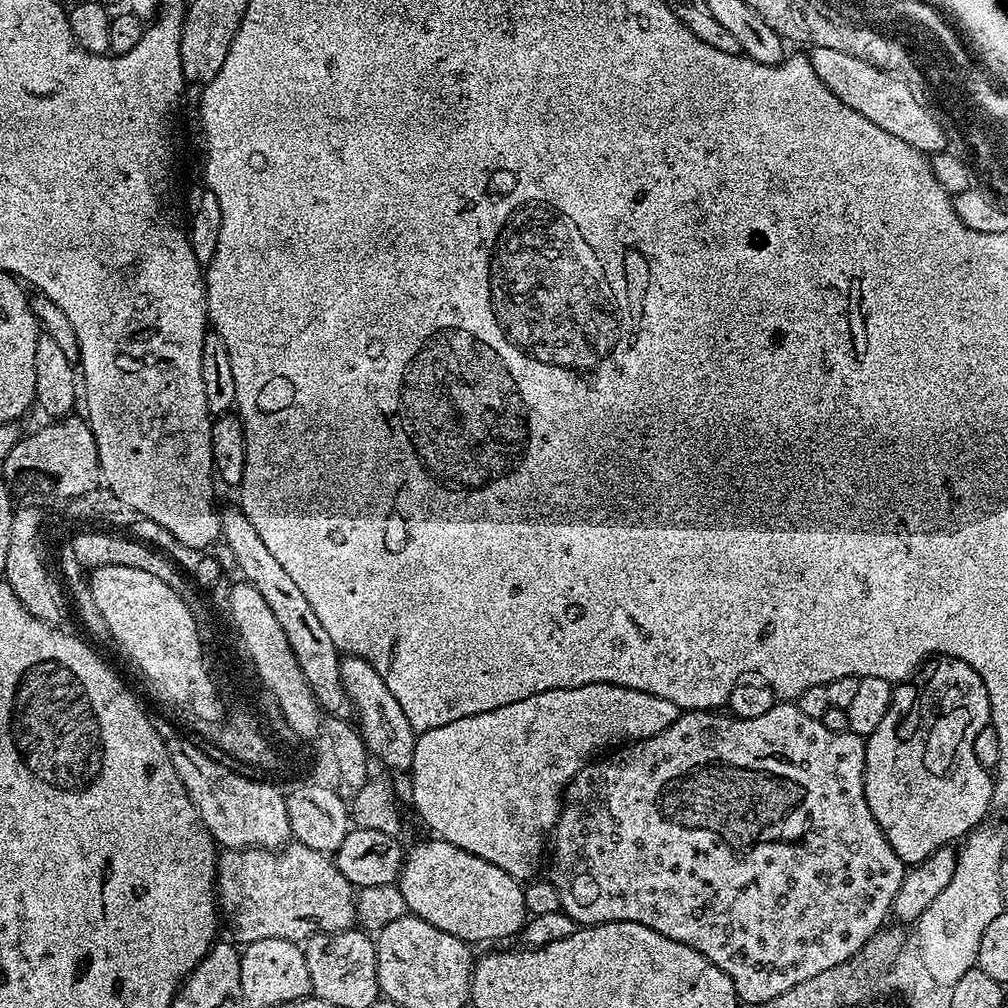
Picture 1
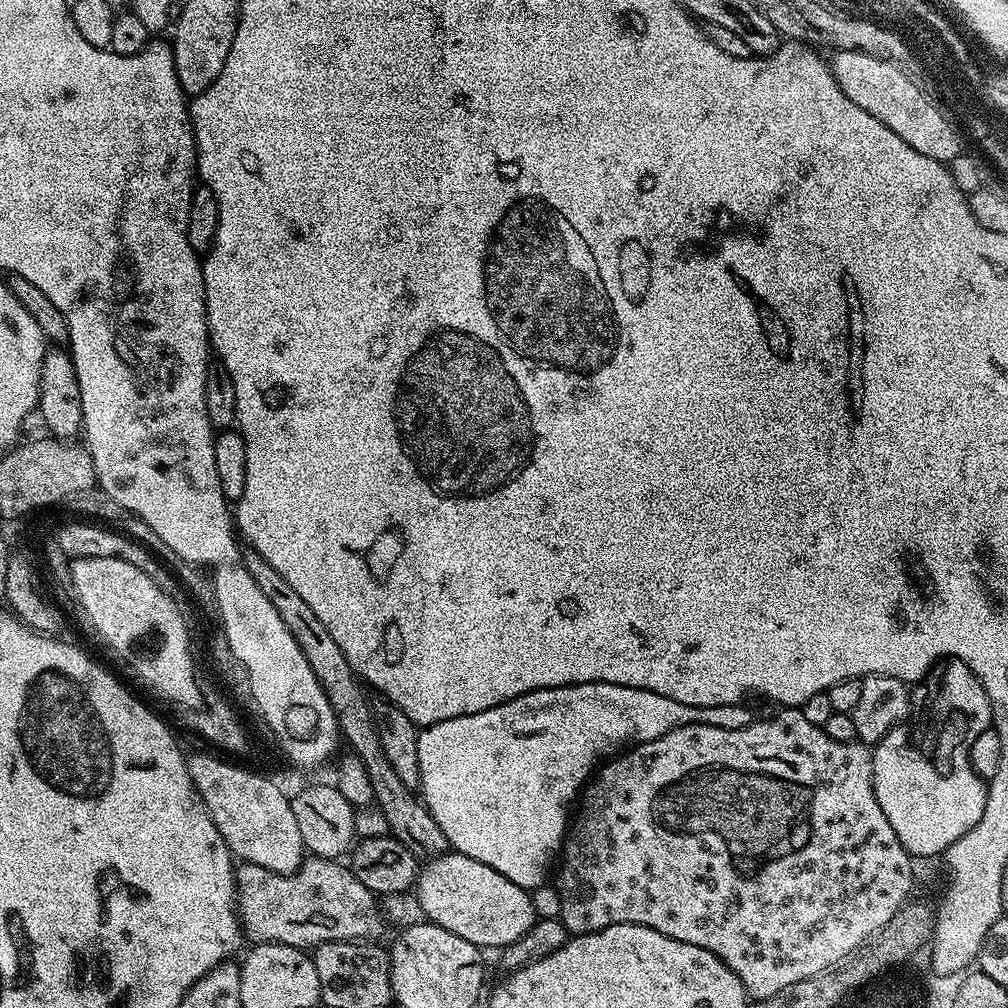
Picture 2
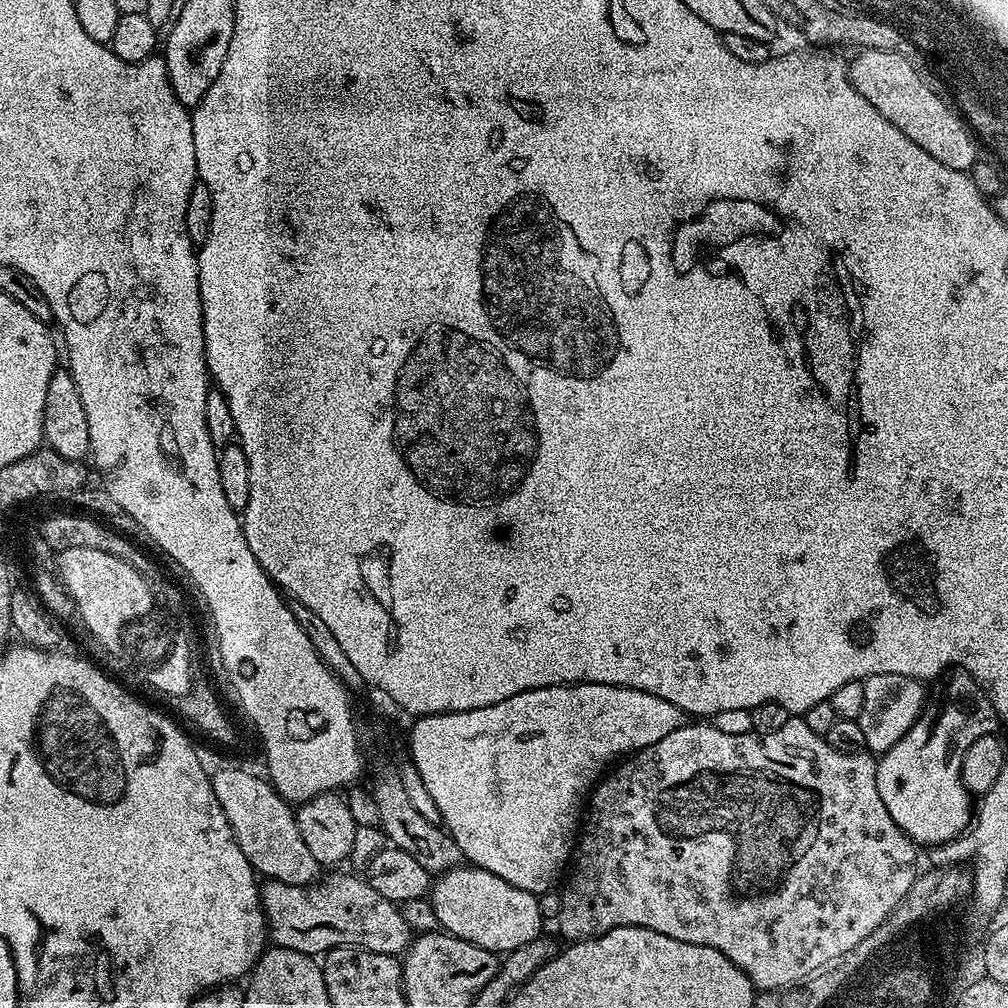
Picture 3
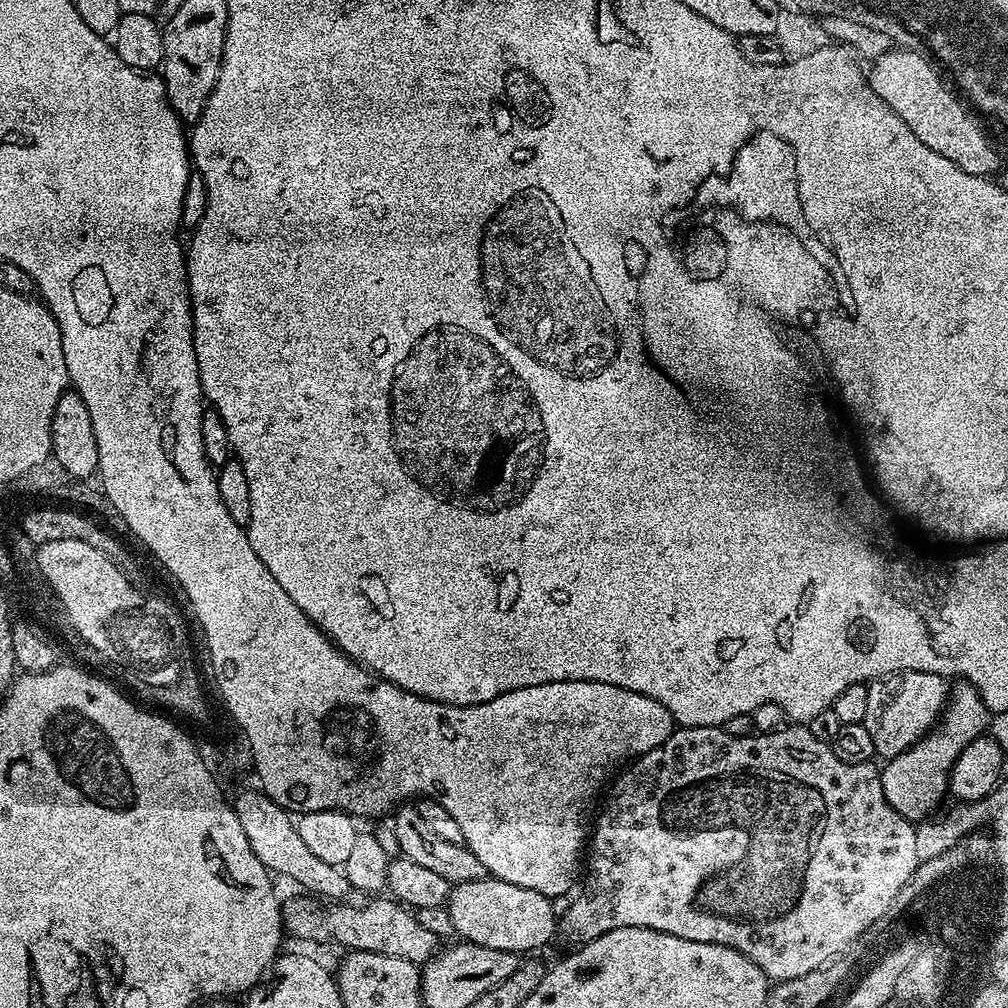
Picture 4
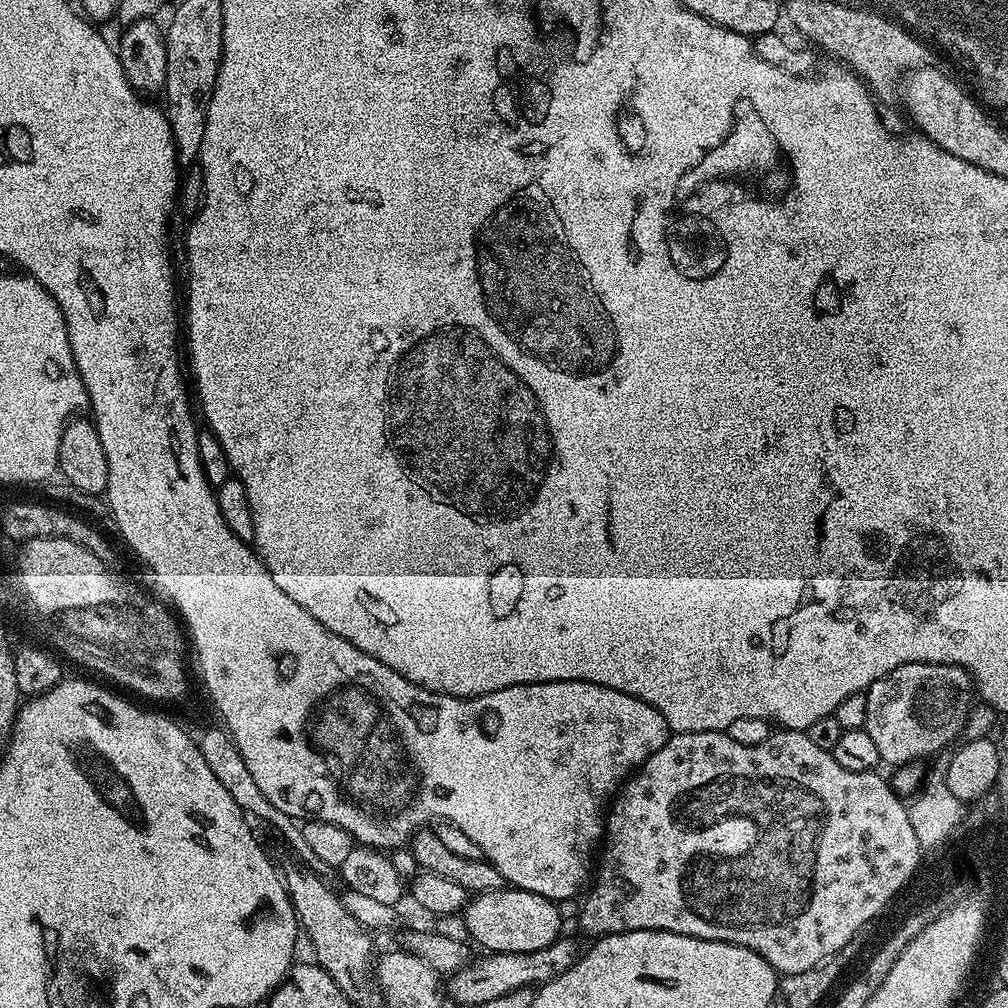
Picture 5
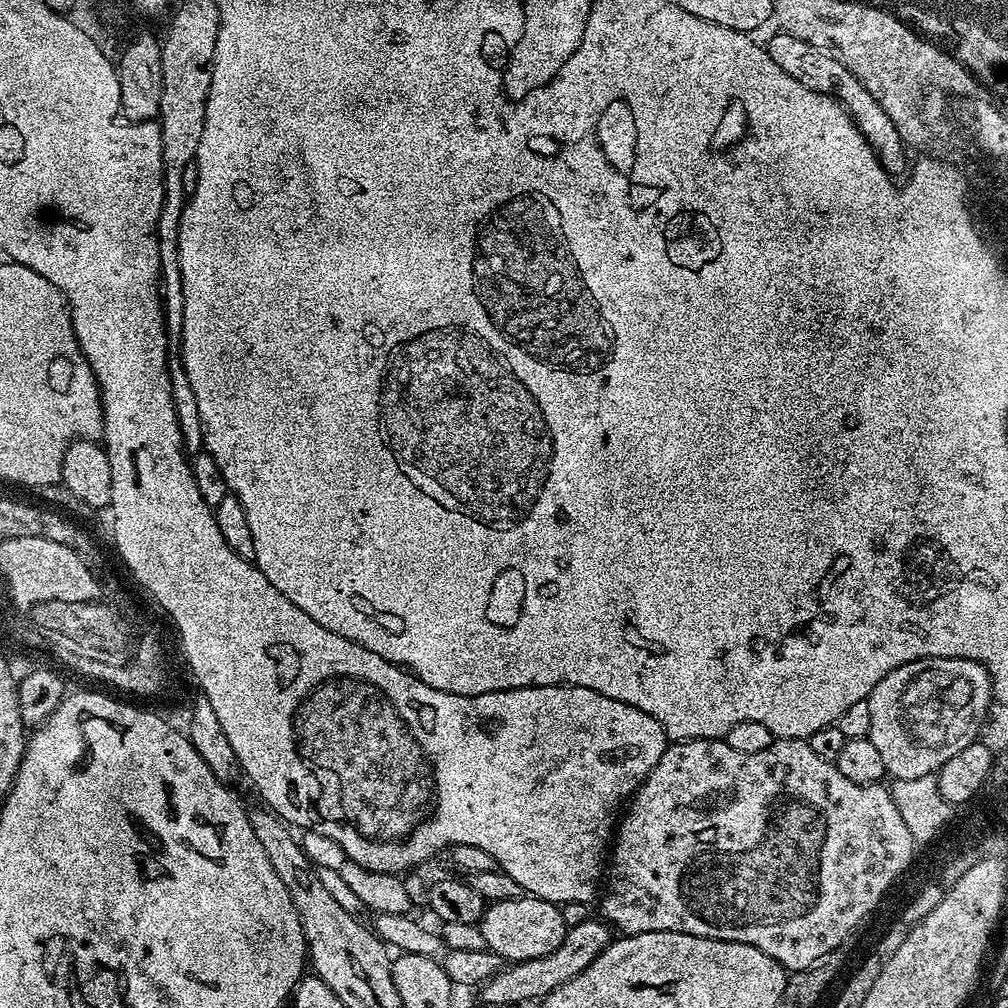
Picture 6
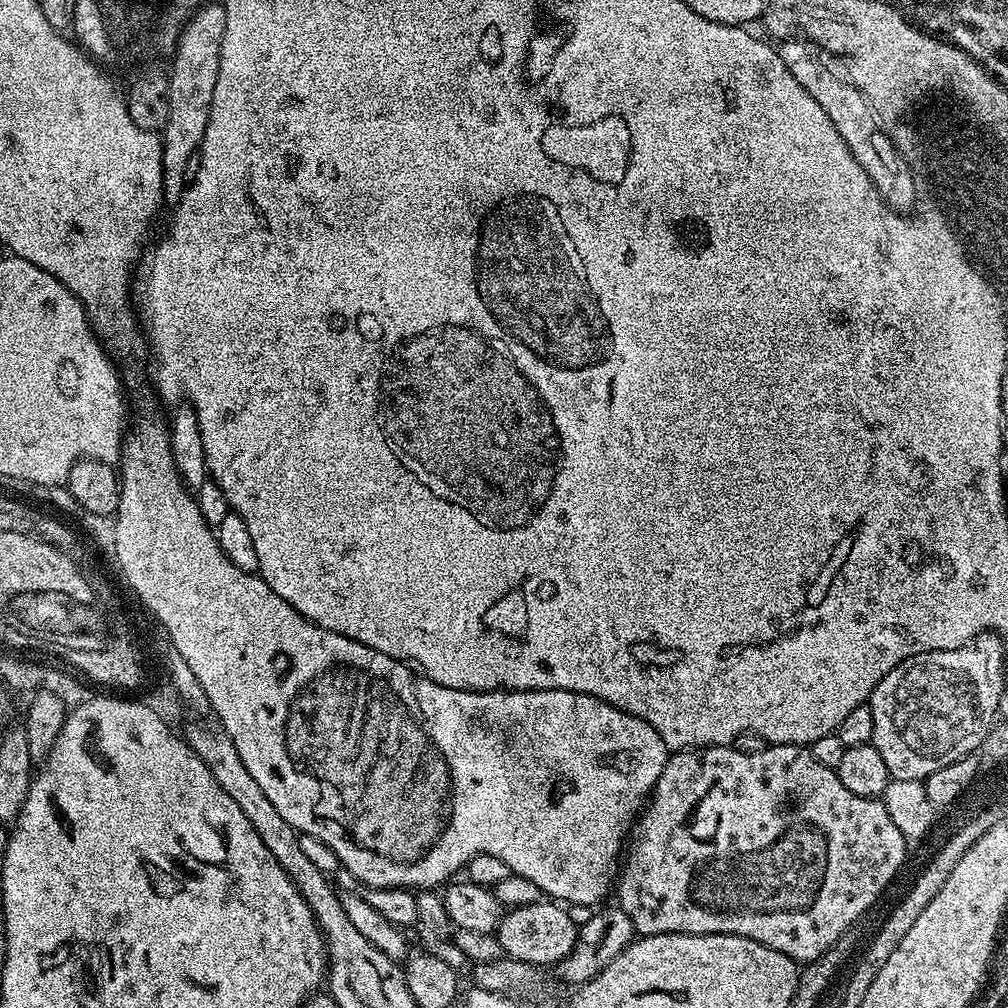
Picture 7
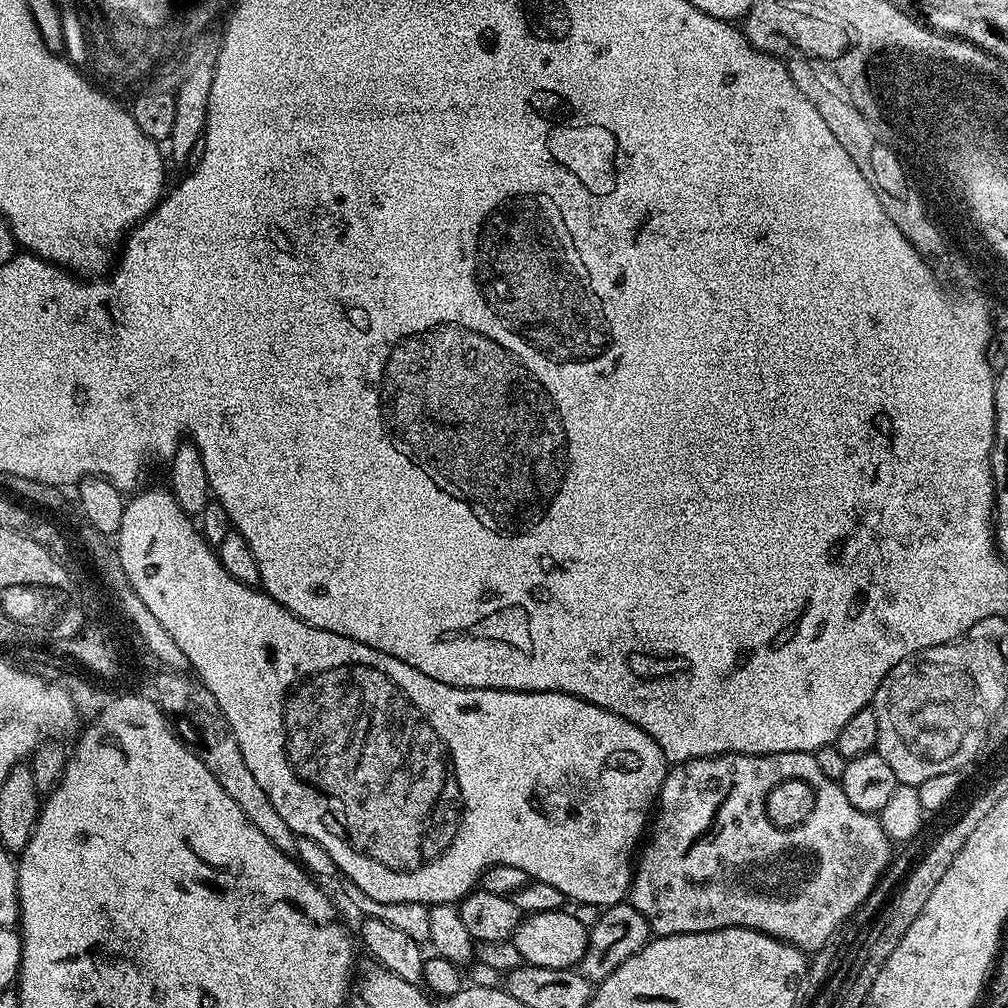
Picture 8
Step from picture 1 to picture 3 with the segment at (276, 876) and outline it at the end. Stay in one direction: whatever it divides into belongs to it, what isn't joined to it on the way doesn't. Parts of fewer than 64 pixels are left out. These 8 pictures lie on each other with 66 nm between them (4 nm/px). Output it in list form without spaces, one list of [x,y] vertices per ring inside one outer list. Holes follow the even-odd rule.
[[[328,876],[317,879],[315,882],[307,885],[288,885],[282,881],[269,879],[267,883],[260,889],[260,905],[264,908],[264,919],[268,925],[268,934],[271,943],[278,948],[285,948],[286,950],[298,950],[302,954],[316,958],[325,952],[329,952],[332,948],[337,948],[343,944],[350,944],[353,948],[365,948],[368,952],[377,952],[378,954],[390,954],[394,957],[399,957],[401,953],[407,949],[408,945],[414,939],[412,927],[406,922],[406,918],[402,918],[399,907],[393,901],[382,898],[382,894],[378,894],[378,890],[374,890],[374,886],[368,884],[367,879],[356,876]]]

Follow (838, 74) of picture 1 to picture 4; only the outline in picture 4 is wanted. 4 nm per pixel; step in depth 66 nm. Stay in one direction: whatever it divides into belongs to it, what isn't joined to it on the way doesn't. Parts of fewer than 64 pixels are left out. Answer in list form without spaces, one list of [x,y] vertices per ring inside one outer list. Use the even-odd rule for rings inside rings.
[[[889,50],[871,61],[872,69],[869,67],[866,75],[874,94],[878,94],[888,109],[898,114],[898,118],[902,118],[910,130],[914,130],[914,138],[926,142],[926,146],[942,154],[942,158],[950,158],[958,170],[986,177],[999,173],[1002,168],[1000,156],[992,149],[987,134],[980,129],[981,121],[969,111],[965,101],[955,91],[952,93],[940,81],[939,74],[932,69],[933,61],[927,55],[924,57],[908,52],[912,50],[896,51],[900,52]]]

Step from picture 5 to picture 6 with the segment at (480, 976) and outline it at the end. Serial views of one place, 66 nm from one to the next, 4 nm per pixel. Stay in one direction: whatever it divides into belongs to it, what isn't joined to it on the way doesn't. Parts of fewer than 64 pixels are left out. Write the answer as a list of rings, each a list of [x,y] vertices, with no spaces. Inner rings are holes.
[[[589,918],[578,926],[569,928],[568,933],[562,938],[562,946],[558,950],[550,950],[542,958],[518,960],[501,967],[486,983],[479,985],[480,1000],[484,1004],[524,1004],[527,1000],[533,1002],[549,996],[558,986],[570,982],[570,978],[578,978],[602,950],[612,943],[614,932],[603,919]]]

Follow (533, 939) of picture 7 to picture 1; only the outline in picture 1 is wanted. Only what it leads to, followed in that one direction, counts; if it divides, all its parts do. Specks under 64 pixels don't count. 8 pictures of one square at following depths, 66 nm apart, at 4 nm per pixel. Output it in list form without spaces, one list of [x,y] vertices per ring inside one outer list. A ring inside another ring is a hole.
[[[439,838],[428,839],[432,840],[424,840],[413,848],[409,847],[400,866],[398,887],[402,890],[402,898],[406,898],[409,913],[430,922],[430,926],[438,926],[438,930],[446,934],[454,934],[454,938],[468,941],[472,946],[477,946],[483,940],[504,940],[515,932],[517,935],[528,916],[521,881],[506,874],[506,870],[486,862],[486,858],[478,858]]]

